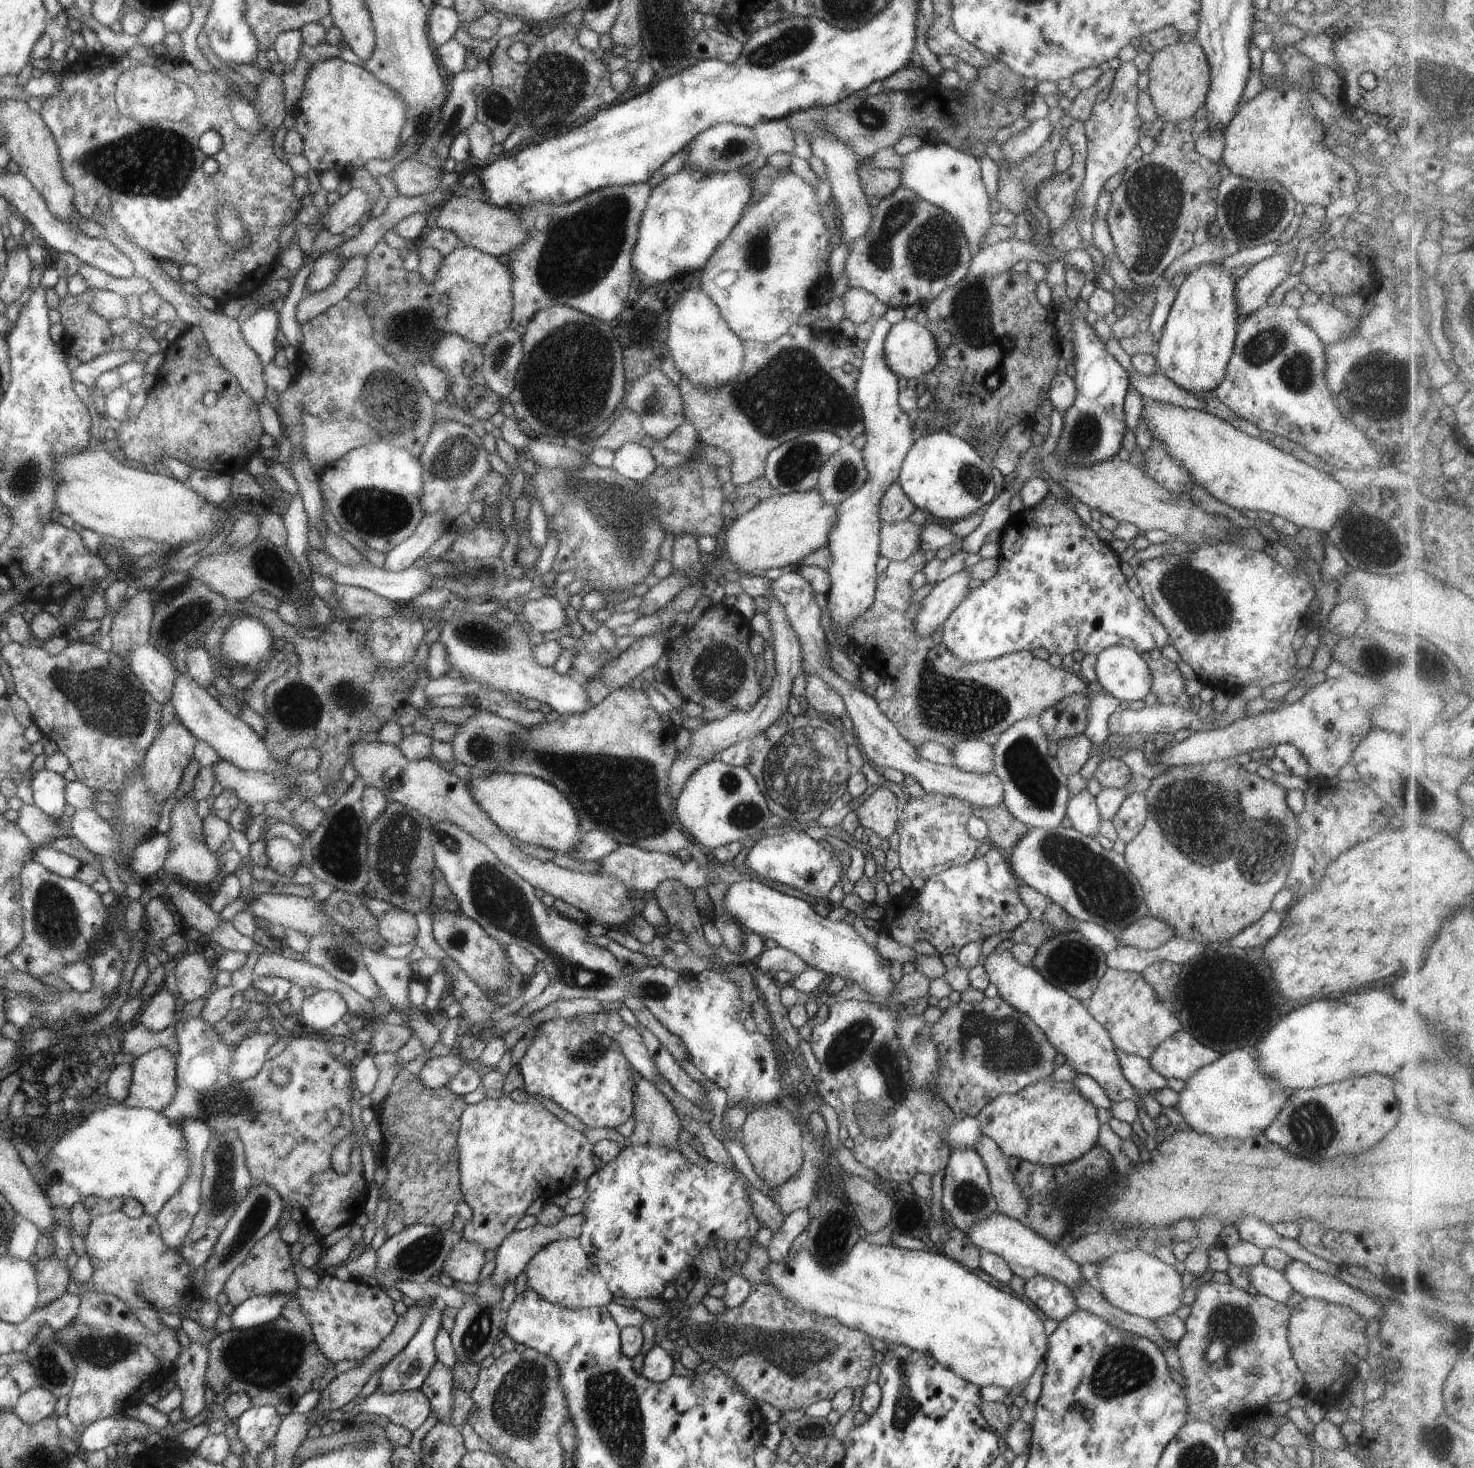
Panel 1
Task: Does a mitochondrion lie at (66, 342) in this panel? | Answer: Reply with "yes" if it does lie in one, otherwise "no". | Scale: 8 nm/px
no

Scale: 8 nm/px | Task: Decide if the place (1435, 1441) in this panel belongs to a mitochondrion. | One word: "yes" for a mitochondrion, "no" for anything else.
yes

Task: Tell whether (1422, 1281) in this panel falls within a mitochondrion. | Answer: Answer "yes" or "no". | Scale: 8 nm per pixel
no

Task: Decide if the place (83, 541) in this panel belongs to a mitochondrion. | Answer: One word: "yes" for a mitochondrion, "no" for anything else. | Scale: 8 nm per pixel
no

